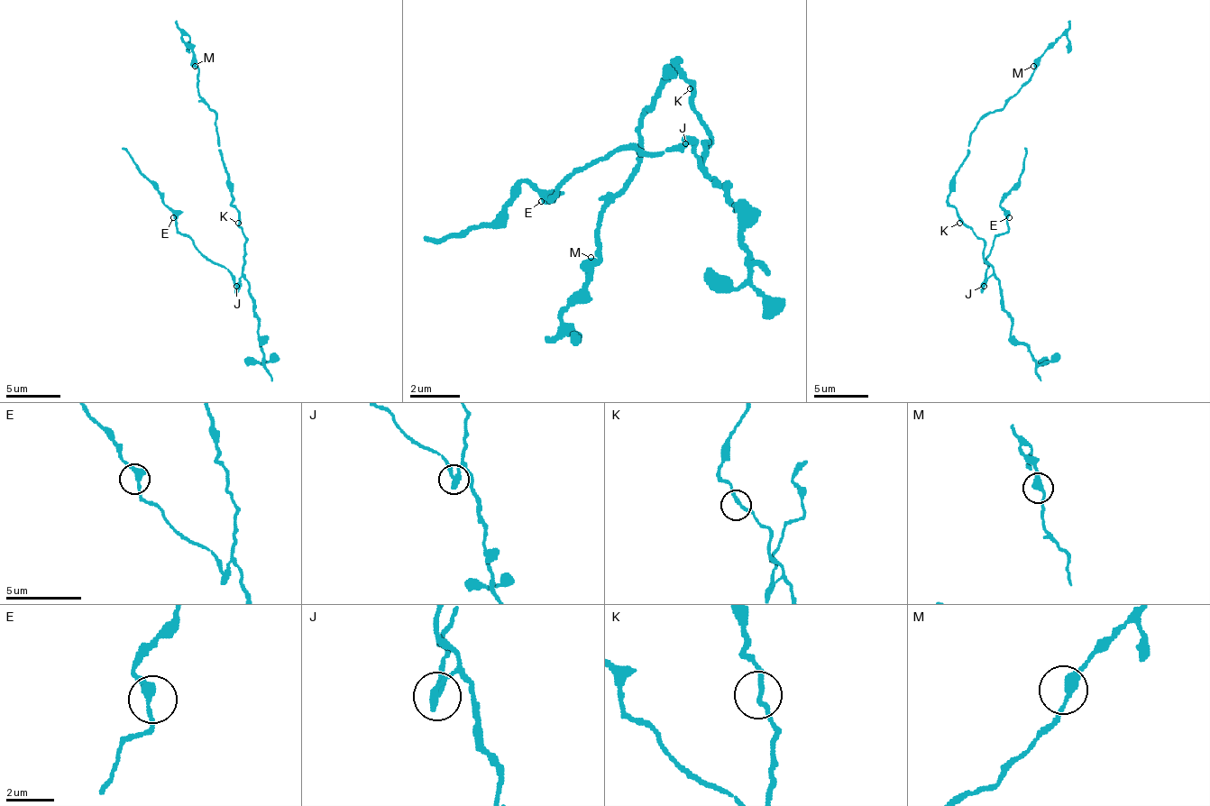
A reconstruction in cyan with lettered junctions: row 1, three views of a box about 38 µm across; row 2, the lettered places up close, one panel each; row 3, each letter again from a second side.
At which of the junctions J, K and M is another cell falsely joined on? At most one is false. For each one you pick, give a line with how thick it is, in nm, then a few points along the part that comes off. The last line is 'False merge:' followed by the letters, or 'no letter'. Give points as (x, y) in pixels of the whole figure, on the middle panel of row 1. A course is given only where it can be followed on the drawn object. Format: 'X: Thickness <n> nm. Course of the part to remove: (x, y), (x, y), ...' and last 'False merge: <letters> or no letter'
J: Thickness 320 nm. Course of the part to remove: (683, 144), (672, 144), (584, 163), (547, 201), (547, 195), (522, 182), (485, 225), (423, 238)
False merge: J

